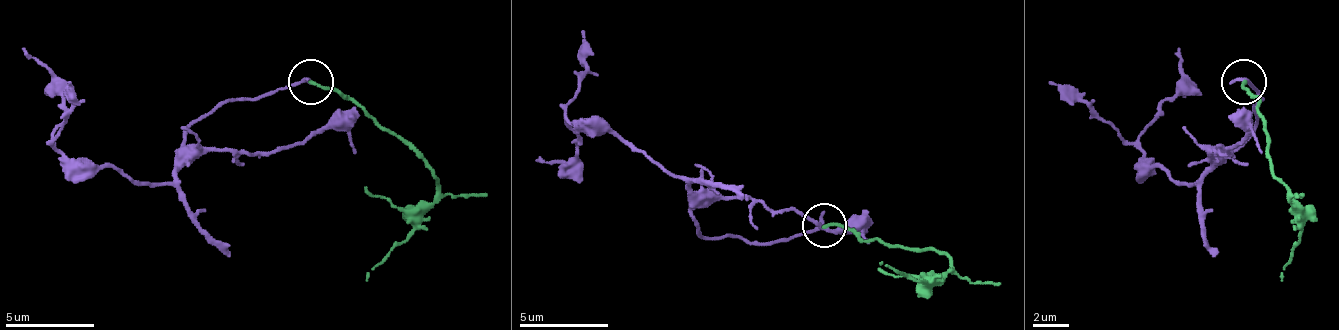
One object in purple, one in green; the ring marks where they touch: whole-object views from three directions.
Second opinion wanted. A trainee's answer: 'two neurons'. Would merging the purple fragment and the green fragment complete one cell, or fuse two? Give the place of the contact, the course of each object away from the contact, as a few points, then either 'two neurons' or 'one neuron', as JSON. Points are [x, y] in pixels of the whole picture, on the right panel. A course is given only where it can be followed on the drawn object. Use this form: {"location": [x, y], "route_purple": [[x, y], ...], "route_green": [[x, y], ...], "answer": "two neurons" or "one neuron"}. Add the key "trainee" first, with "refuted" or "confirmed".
{"trainee": "confirmed", "location": [1243, 82], "route_purple": [[1242, 81], [1260, 94], [1256, 125], [1198, 184], [1180, 184], [1148, 161], [1139, 139], [1171, 98], [1180, 49]], "route_green": [[1242, 81], [1242, 85], [1260, 103], [1265, 157], [1301, 228], [1283, 282]], "answer": "two neurons"}

